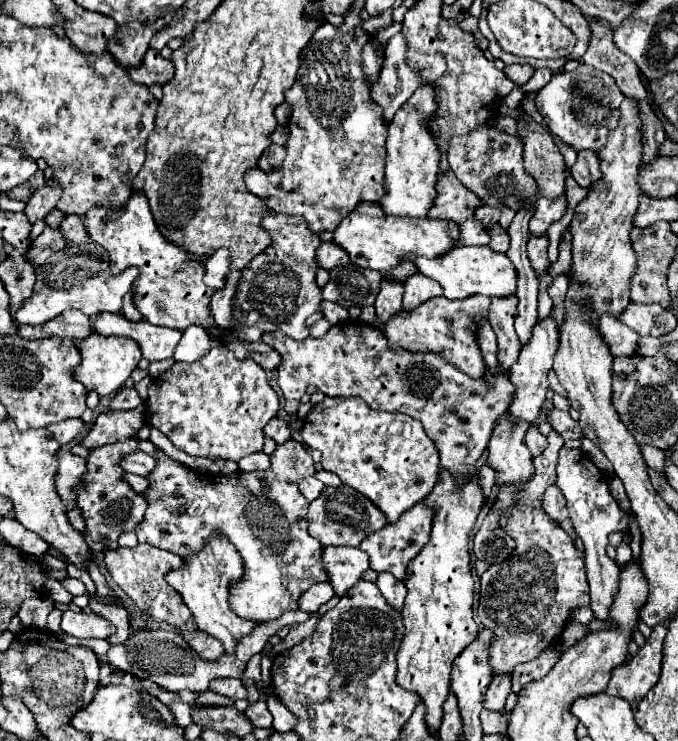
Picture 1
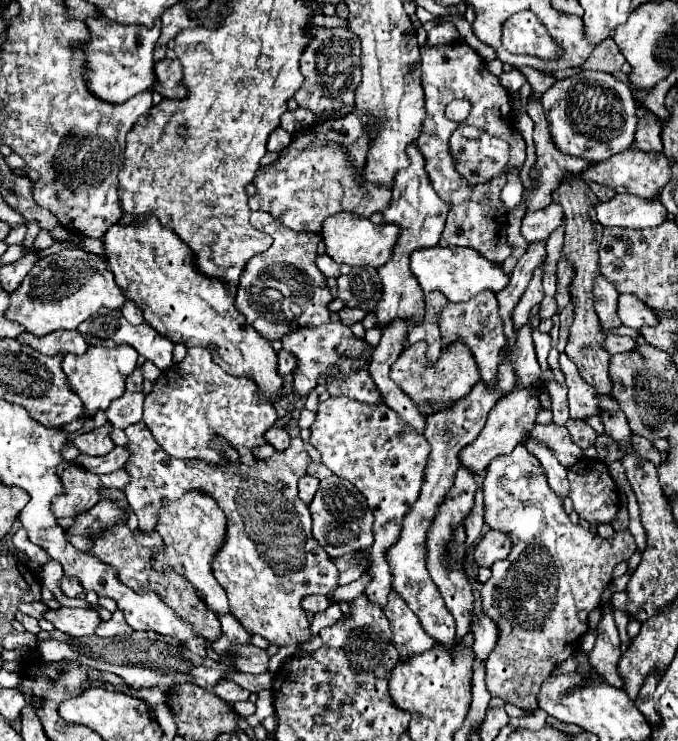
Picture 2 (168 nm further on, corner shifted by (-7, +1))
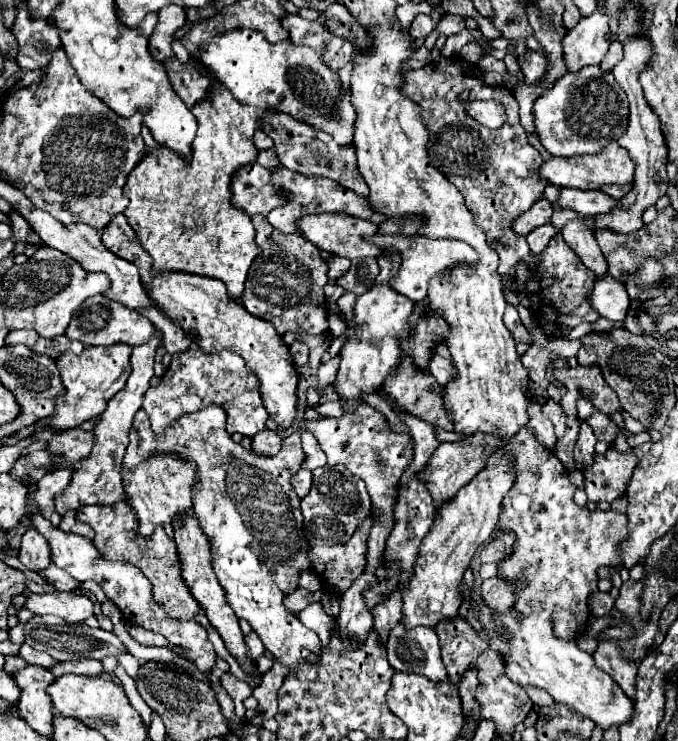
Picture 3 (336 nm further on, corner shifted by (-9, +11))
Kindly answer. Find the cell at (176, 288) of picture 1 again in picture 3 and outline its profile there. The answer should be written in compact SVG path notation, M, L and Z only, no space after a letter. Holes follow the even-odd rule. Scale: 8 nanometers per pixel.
M110 222L102 236L104 246L114 252L116 256L132 262L142 278L142 284L148 290L148 296L152 302L174 322L178 322L184 330L196 330L200 336L196 338L196 344L200 344L204 350L230 350L236 352L246 360L246 366L254 370L260 378L260 394L264 400L264 406L268 410L268 416L280 426L290 428L296 418L296 388L298 388L298 368L294 366L294 360L288 352L288 344L282 340L282 336L276 332L272 324L266 320L260 320L256 316L250 316L246 308L242 308L238 302L230 300L226 294L226 286L220 280L214 278L202 278L194 274L182 274L182 272L164 272L158 278L152 276L152 258L150 254L140 246L136 240L132 228L126 224L118 226L116 222Z

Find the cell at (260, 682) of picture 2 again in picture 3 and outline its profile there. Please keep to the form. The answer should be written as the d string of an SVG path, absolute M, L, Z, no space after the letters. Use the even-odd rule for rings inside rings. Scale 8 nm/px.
M126 622L126 630L128 630L128 634L136 640L136 642L140 642L140 644L144 644L144 646L166 646L164 642L164 636L158 636L158 634L154 634L154 632L148 632L148 630L144 630L144 628L140 628L138 624L132 624L132 622Z

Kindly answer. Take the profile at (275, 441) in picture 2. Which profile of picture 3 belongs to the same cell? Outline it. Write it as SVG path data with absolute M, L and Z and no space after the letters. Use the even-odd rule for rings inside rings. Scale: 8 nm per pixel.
M264 430L264 432L258 432L258 434L252 438L250 450L252 450L254 454L274 456L274 454L280 452L280 446L282 446L282 438L280 438L276 432Z

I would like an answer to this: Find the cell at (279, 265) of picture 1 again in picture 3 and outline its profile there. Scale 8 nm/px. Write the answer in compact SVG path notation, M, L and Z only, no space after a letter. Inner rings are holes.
M252 216L254 228L256 228L256 244L260 246L260 256L256 256L256 260L252 262L252 268L248 270L248 278L246 278L246 290L242 296L242 306L252 314L258 316L270 324L274 324L274 328L280 334L286 332L312 332L312 334L320 334L328 330L328 312L326 312L326 298L324 298L324 284L328 282L326 276L326 260L320 256L320 250L308 242L306 238L302 238L300 234L282 234L276 228L272 228L268 224L268 220L264 216Z

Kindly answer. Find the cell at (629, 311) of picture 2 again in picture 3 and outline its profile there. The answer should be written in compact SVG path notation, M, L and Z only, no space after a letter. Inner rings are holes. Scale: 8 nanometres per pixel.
M604 274L594 280L592 292L586 296L590 306L604 318L612 322L622 322L630 308L630 298L622 282Z

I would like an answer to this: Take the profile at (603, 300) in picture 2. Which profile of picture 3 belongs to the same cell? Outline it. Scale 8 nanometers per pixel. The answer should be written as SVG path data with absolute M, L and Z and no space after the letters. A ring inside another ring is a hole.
M582 218L570 220L560 230L564 242L580 256L586 268L590 268L596 276L604 276L608 272L608 264L604 262L604 256L596 244L594 232L584 224Z

